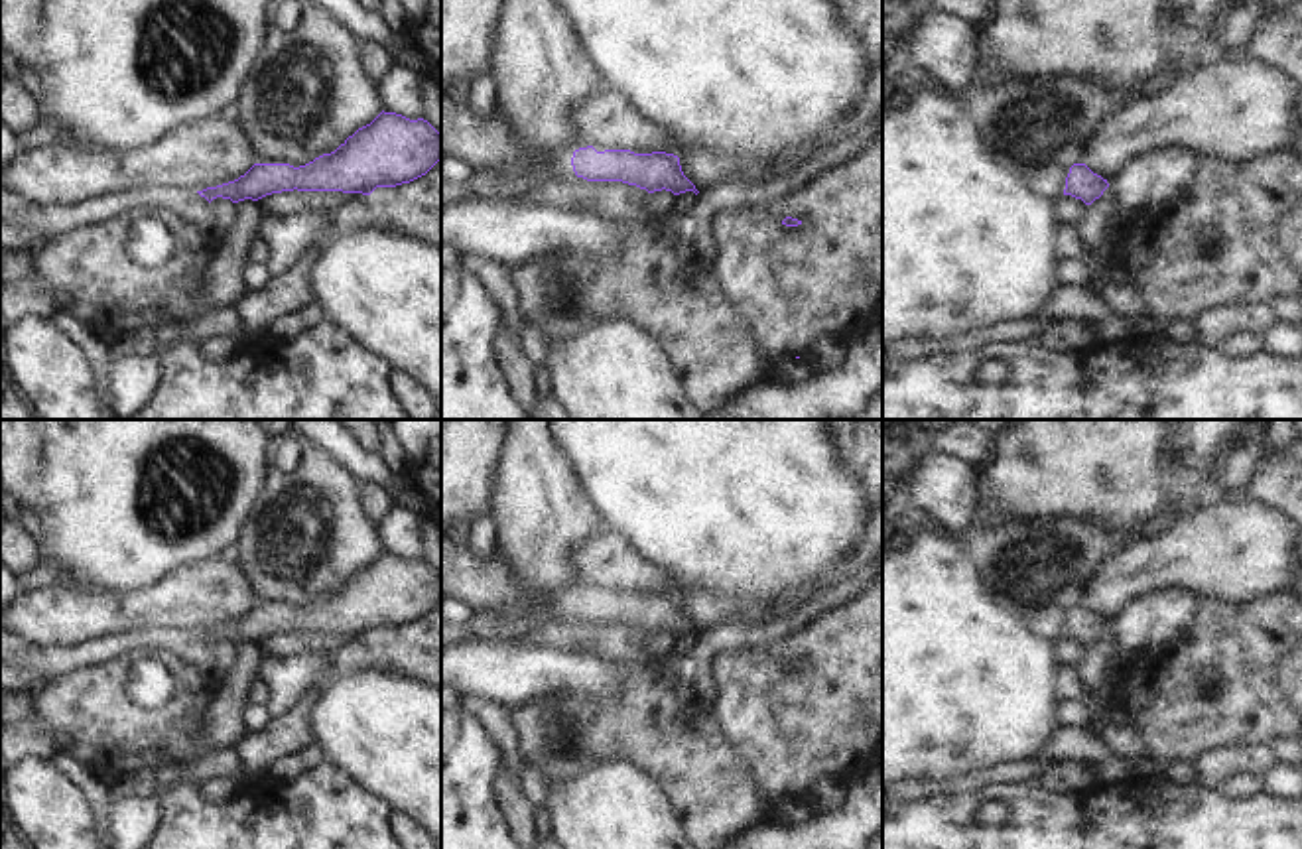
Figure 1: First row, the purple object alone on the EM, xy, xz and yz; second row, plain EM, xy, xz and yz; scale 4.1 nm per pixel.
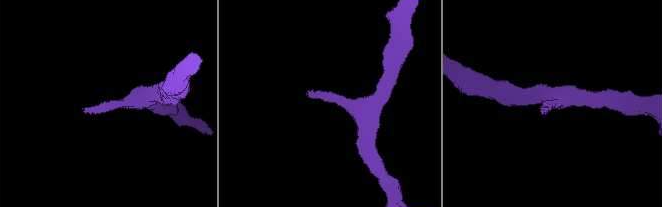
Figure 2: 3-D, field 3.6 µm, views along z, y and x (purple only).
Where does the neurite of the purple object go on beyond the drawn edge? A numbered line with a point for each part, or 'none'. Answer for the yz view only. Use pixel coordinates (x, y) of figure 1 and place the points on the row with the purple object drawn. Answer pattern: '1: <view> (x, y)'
none

